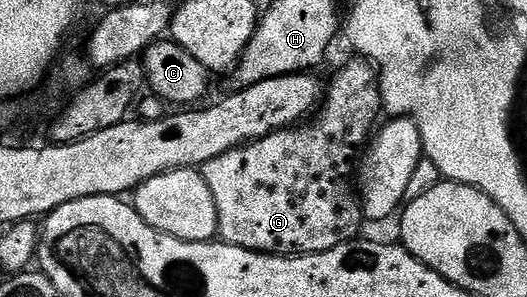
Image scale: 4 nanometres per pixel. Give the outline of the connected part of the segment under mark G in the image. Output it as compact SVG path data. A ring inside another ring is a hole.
M353 57L353 60L346 67L341 67L334 73L333 80L327 83L327 90L324 92L315 114L308 121L302 122L296 127L286 127L284 131L271 133L267 137L257 139L244 147L231 149L227 153L204 163L203 174L207 181L207 189L211 189L211 197L215 197L217 230L220 238L224 242L248 251L260 251L263 255L314 255L356 240L358 238L357 230L360 229L361 223L363 224L363 216L359 191L355 186L355 168L358 166L359 156L362 154L363 148L370 142L371 132L374 130L373 122L376 121L377 114L380 116L382 111L381 84L377 81L376 67L364 57Z

